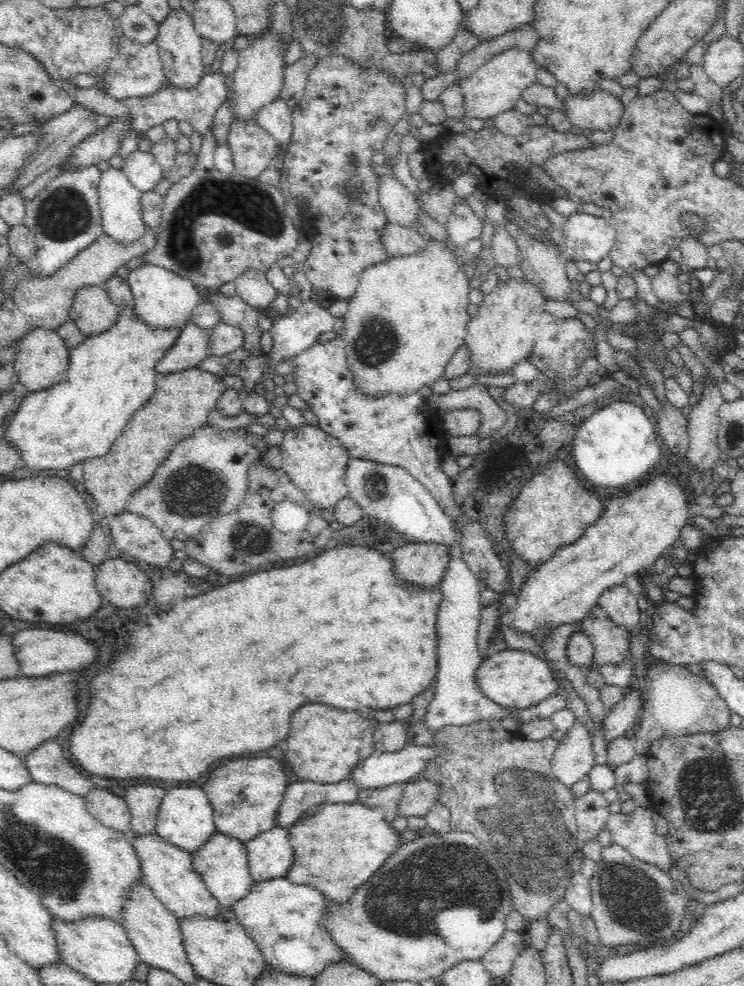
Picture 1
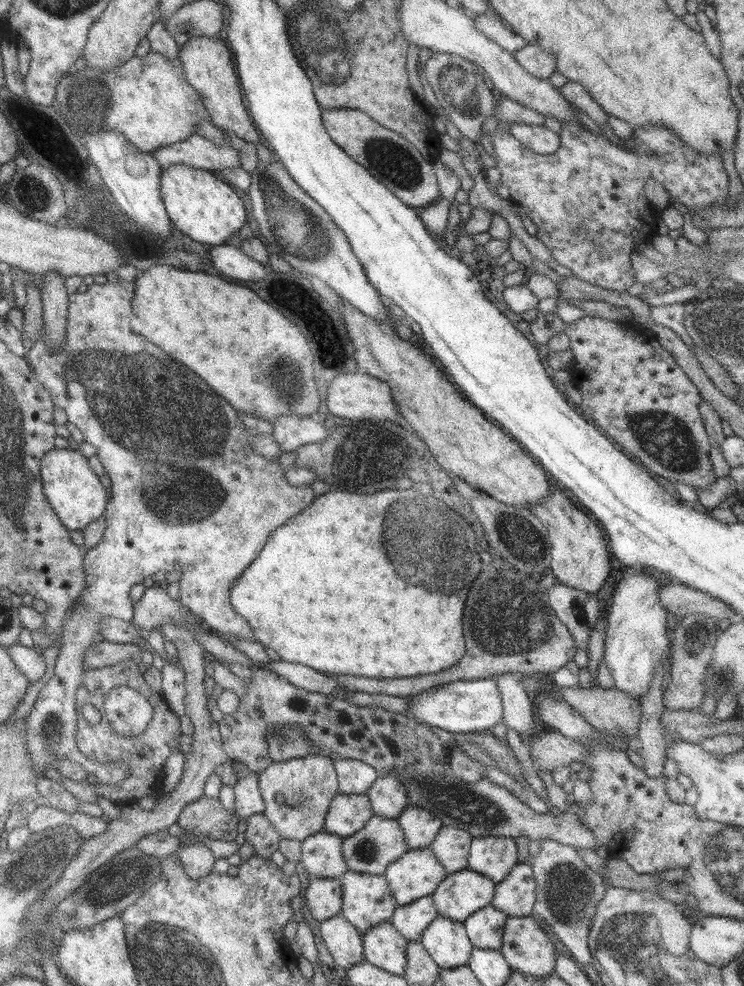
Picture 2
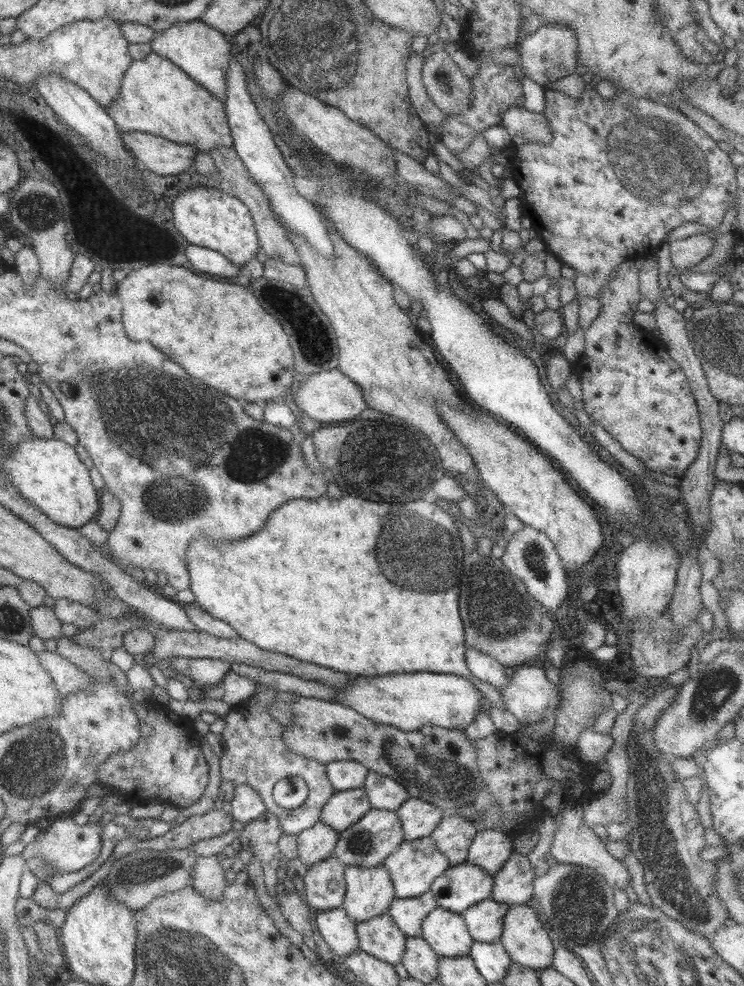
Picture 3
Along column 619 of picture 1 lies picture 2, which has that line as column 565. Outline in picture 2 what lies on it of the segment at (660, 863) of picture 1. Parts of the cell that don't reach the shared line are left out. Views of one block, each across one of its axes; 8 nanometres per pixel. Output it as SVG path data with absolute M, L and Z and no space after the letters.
M434 773L426 777L400 776L404 788L408 792L408 800L414 806L422 806L430 810L434 816L442 820L443 826L456 827L468 831L473 837L497 836L497 837L528 837L532 840L552 839L560 844L573 846L574 849L591 848L596 850L596 838L588 826L580 820L576 810L571 813L548 812L538 814L527 804L524 804L510 790L490 782L488 779L480 779L476 782L464 781L453 774L438 775Z

